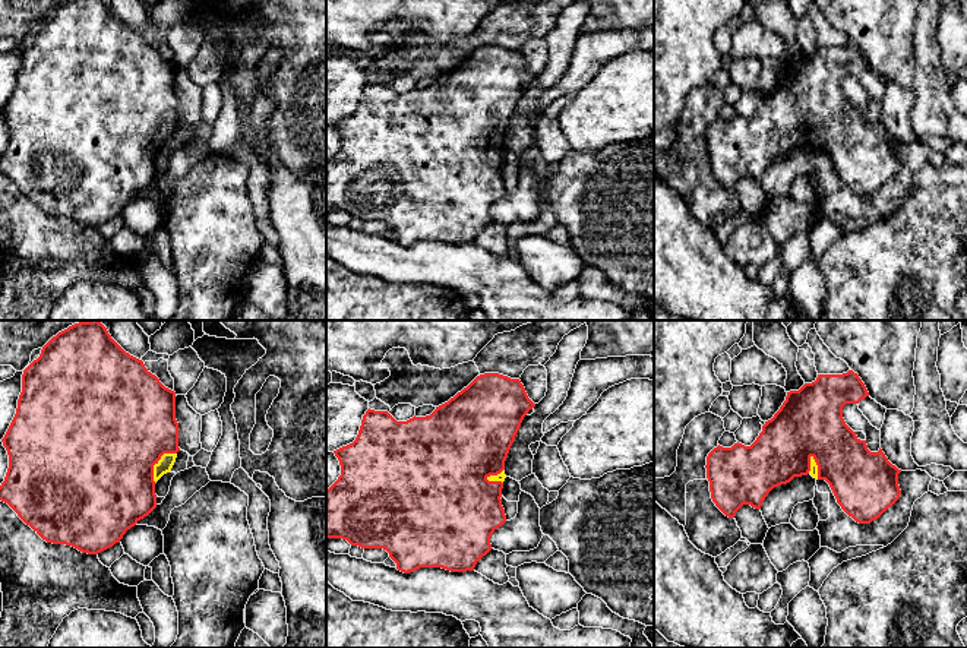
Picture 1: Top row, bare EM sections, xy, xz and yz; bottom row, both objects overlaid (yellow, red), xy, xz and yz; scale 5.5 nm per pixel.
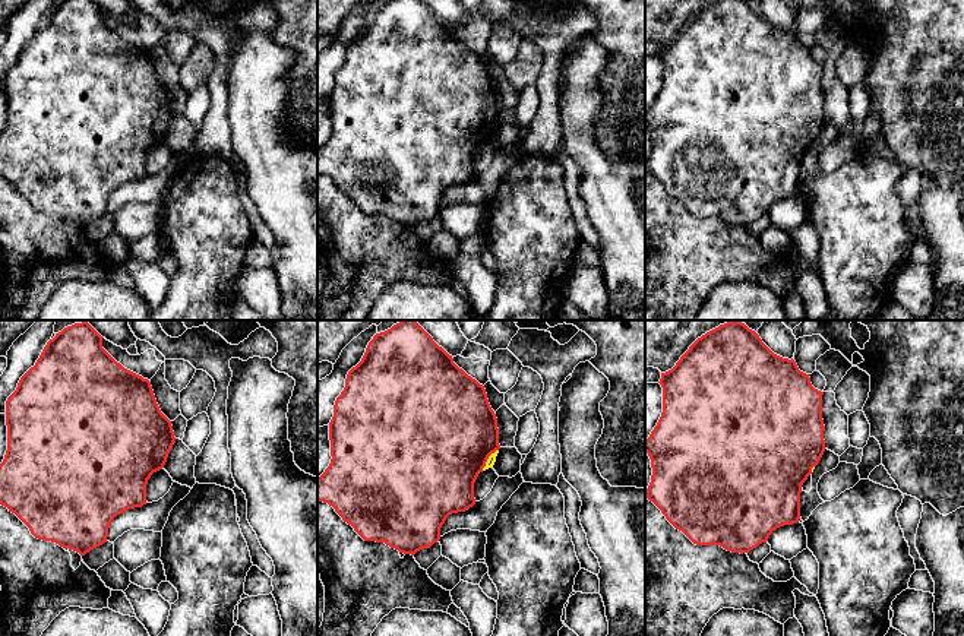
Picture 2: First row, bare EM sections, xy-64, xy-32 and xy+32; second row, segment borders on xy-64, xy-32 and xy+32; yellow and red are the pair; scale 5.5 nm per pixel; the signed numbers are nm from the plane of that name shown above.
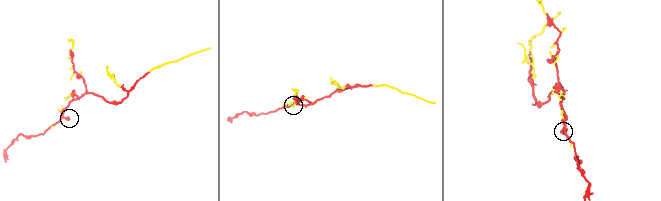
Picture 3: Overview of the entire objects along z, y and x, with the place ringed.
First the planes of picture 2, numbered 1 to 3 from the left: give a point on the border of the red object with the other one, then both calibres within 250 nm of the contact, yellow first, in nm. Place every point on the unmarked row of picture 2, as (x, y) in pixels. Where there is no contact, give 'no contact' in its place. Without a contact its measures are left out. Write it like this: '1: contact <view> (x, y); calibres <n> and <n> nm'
1: no contact
2: contact xy-32 (487, 132); calibres 50 and 500 nm
3: contact xy+32 (812, 141); calibres 20 and 500 nm

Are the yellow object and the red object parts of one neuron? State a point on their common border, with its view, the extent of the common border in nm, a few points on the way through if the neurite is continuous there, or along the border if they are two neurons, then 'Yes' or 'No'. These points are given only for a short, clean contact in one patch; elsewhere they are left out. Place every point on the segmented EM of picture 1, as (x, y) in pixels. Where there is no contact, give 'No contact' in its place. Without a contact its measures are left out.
Touches yellow at xy (158, 462). Shared border 200 nm. Yes

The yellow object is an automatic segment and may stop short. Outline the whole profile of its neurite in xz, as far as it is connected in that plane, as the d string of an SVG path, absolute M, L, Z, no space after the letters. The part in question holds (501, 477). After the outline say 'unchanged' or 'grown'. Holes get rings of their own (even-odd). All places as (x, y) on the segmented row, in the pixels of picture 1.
M484 373L477 376L467 388L458 392L448 402L436 407L426 417L413 417L407 421L396 421L388 411L367 410L363 415L361 426L355 440L347 446L334 451L341 465L341 475L326 489L326 540L342 538L351 546L361 549L383 549L396 563L396 569L410 573L420 568L442 568L451 572L474 570L477 562L492 550L492 534L506 522L502 506L502 489L505 475L505 461L524 417L535 404L528 398L519 379L511 379L499 373Z | grown

